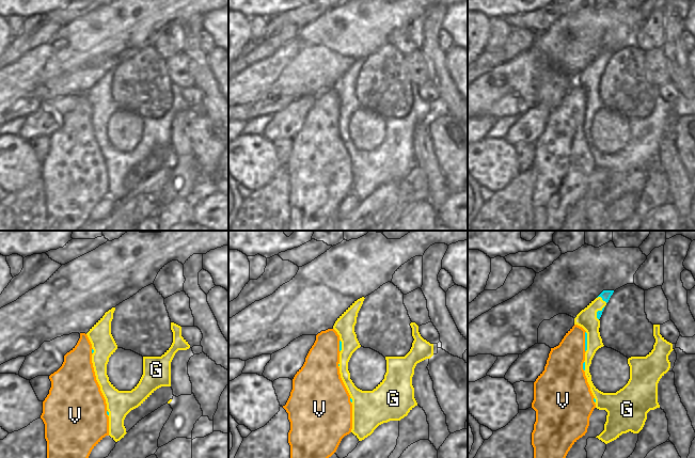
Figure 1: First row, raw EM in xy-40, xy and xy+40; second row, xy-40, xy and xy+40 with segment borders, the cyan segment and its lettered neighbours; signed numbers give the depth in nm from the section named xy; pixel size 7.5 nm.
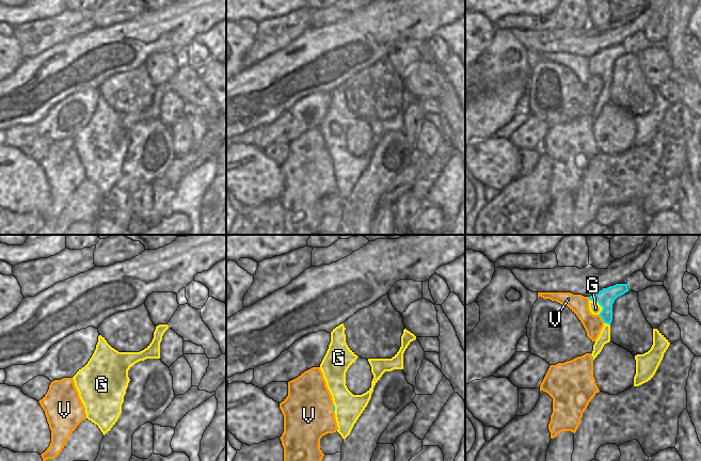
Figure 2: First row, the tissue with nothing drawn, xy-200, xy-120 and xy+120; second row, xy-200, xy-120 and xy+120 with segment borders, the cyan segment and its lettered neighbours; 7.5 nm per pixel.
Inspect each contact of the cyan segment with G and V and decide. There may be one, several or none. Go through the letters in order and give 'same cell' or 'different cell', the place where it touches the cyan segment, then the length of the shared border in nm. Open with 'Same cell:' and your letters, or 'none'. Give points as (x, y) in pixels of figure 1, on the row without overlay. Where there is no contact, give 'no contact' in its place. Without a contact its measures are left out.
Same cell: V
G: different cell; contact xy+40 (602, 60); length 90 nm
V: same cell; contact xy+40 (585, 103); length 160 nm

